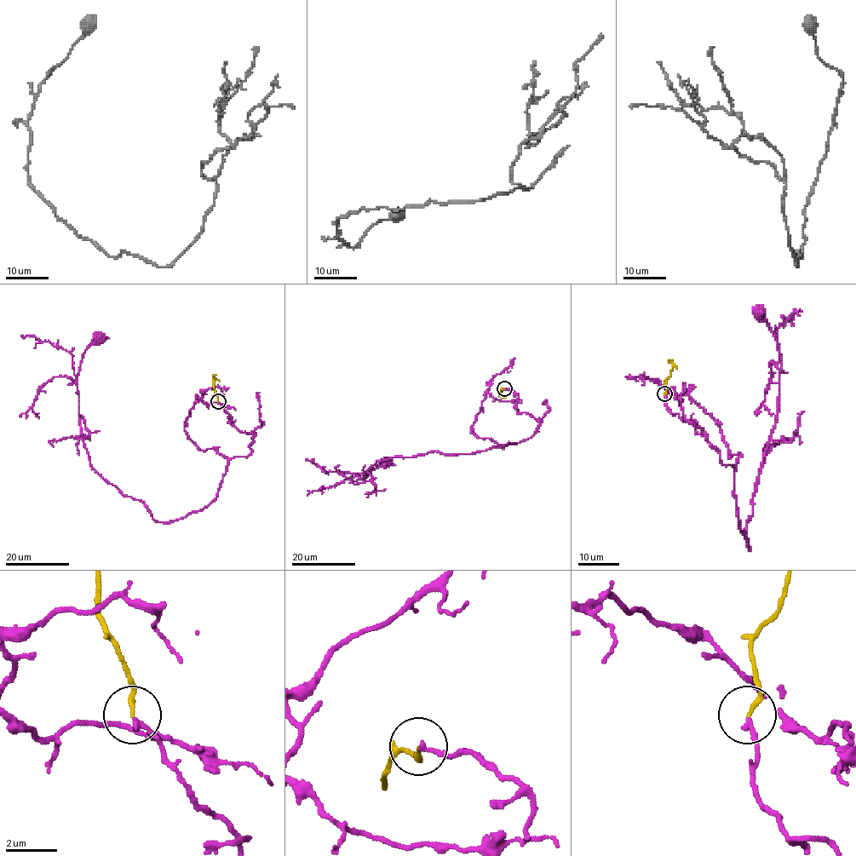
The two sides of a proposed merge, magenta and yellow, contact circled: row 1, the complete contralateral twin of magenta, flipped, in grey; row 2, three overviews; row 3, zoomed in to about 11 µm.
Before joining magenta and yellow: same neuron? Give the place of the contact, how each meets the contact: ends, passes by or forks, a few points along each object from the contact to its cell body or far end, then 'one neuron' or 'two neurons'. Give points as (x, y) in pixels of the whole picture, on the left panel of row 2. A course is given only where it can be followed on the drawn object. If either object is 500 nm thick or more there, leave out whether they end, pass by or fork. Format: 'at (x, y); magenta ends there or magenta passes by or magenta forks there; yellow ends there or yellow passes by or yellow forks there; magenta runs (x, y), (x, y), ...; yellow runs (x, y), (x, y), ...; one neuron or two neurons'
at (218, 401); magenta ends there; yellow ends there; magenta runs (218, 401), (252, 434), (251, 452), (231, 458), (204, 507), (157, 522), (91, 466), (77, 375), (98, 336); yellow runs (218, 401), (213, 379), (215, 377), (220, 381); one neuron

